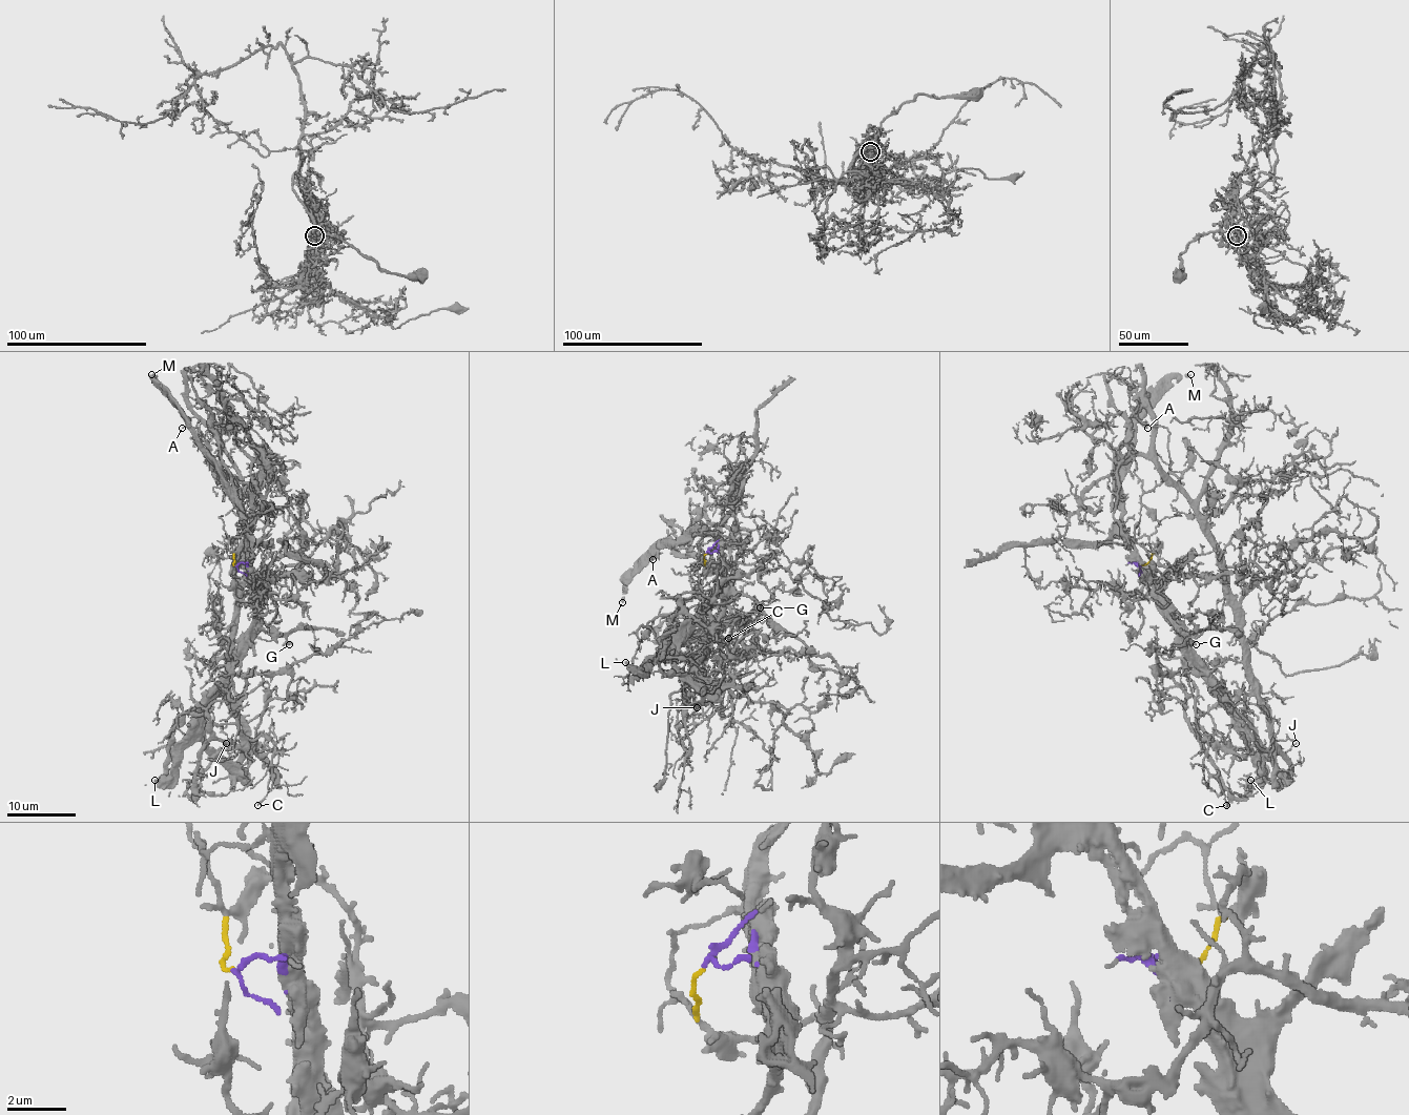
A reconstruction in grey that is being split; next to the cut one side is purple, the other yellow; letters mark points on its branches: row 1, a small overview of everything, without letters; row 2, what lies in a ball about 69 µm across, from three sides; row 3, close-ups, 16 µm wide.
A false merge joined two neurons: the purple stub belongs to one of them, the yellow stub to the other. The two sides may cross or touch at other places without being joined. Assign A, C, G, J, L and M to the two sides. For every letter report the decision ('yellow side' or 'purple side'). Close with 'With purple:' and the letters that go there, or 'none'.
A: purple side
C: yellow side
G: purple side
J: yellow side
L: purple side
M: purple side
With purple: A, G, L, M

